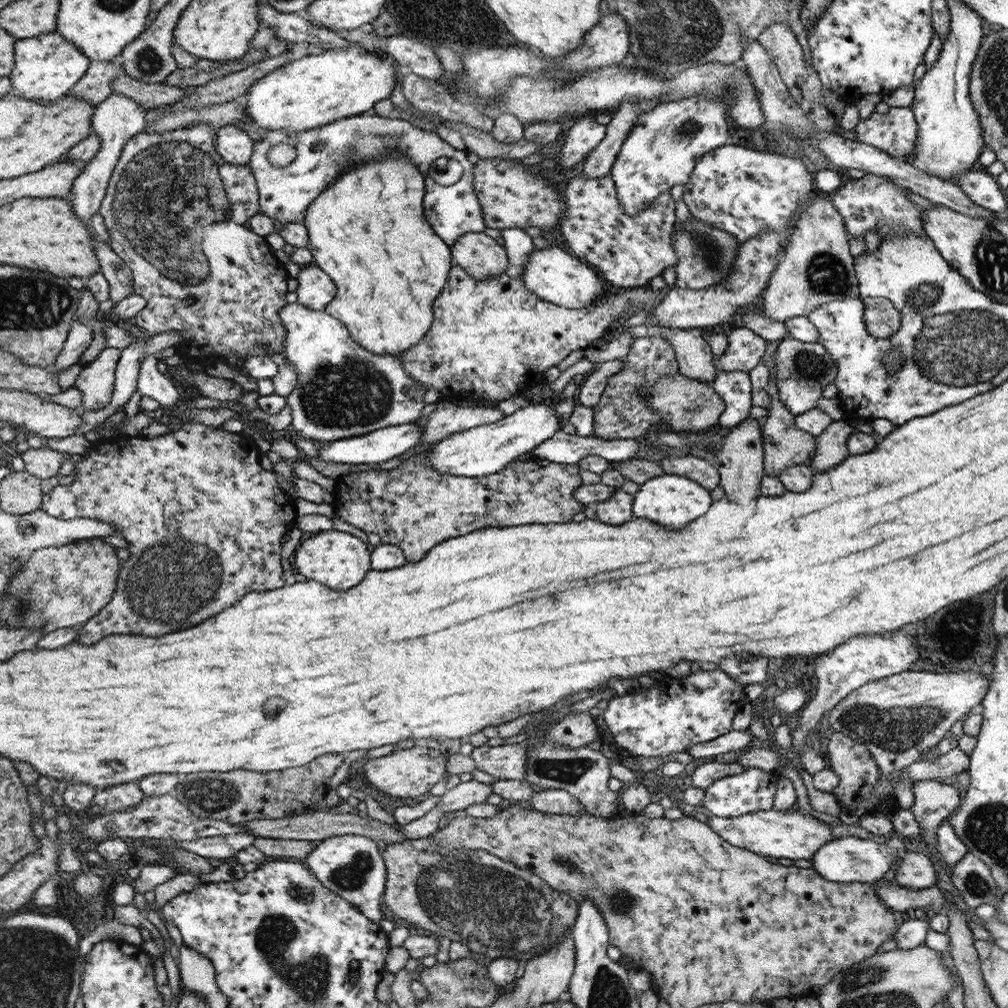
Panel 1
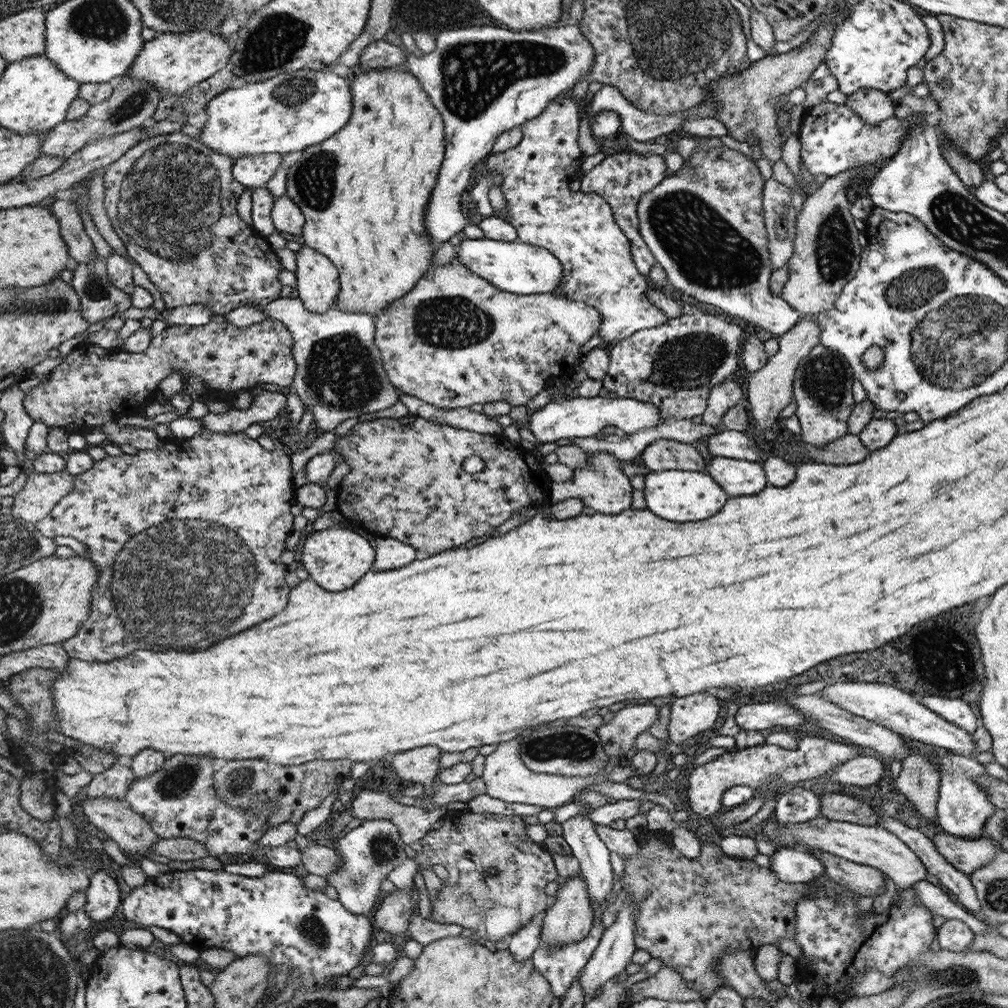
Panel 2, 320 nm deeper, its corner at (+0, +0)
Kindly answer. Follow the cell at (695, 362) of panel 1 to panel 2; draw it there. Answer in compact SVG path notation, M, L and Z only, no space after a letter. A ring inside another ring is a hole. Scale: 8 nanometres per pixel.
M725 380L725 382L716 384L706 399L708 407L703 414L703 422L710 426L718 426L715 432L724 430L722 417L725 416L728 409L732 409L739 403L744 403L744 392L737 382Z

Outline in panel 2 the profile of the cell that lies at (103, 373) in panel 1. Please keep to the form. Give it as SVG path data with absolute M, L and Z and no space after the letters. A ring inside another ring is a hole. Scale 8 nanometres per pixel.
M226 315L216 317L205 326L168 326L151 341L145 352L140 353L106 350L98 345L85 343L76 347L45 380L25 394L24 409L34 421L39 420L48 427L55 426L69 433L78 432L81 424L95 428L109 420L142 414L147 405L156 402L151 397L154 391L159 390L161 380L174 371L181 375L198 375L202 378L206 387L203 403L228 401L233 404L240 391L257 391L263 387L291 387L297 373L293 348L294 340L289 329L286 329L282 321L268 316L260 324L252 324L246 328L230 324Z

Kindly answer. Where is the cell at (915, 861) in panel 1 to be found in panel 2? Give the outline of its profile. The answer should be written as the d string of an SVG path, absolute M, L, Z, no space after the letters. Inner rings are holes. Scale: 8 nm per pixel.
M946 833L936 834L932 839L934 846L958 872L970 875L982 866L992 862L1001 851L996 840L990 838L956 838Z

